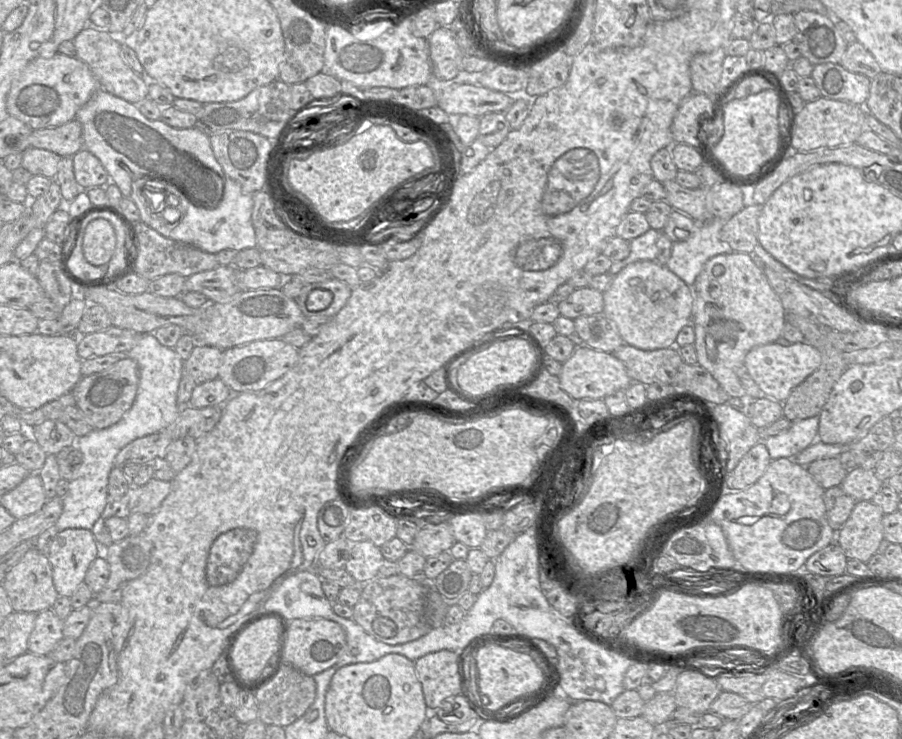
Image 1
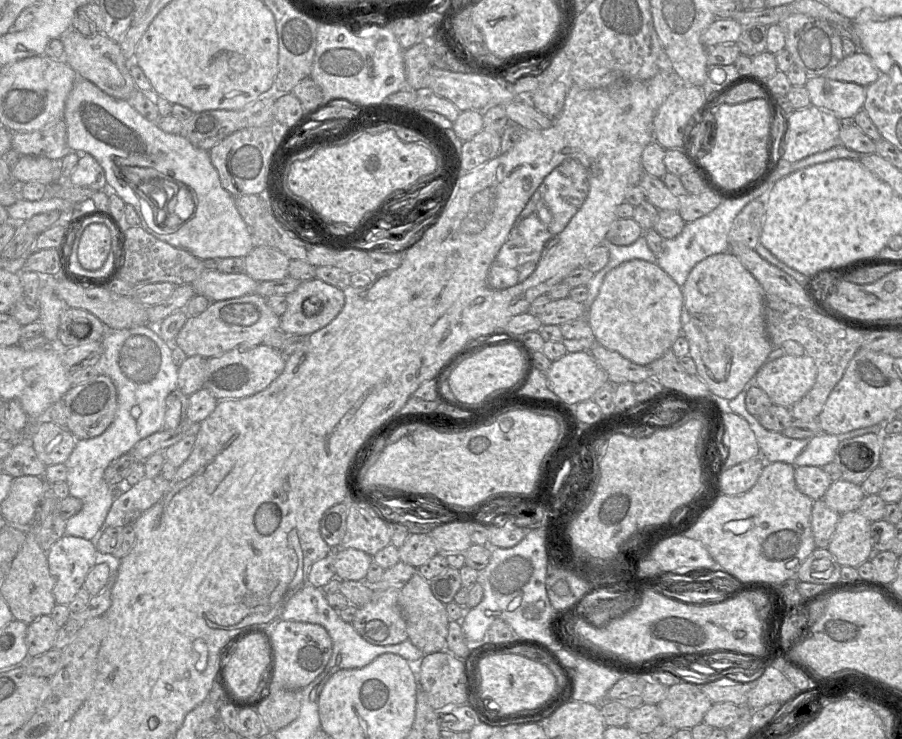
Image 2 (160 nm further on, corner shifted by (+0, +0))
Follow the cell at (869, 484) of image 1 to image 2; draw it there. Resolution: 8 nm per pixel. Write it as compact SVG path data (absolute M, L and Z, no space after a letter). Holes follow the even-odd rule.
M843 479L832 482L822 499L839 514L858 510L866 494L861 486Z

